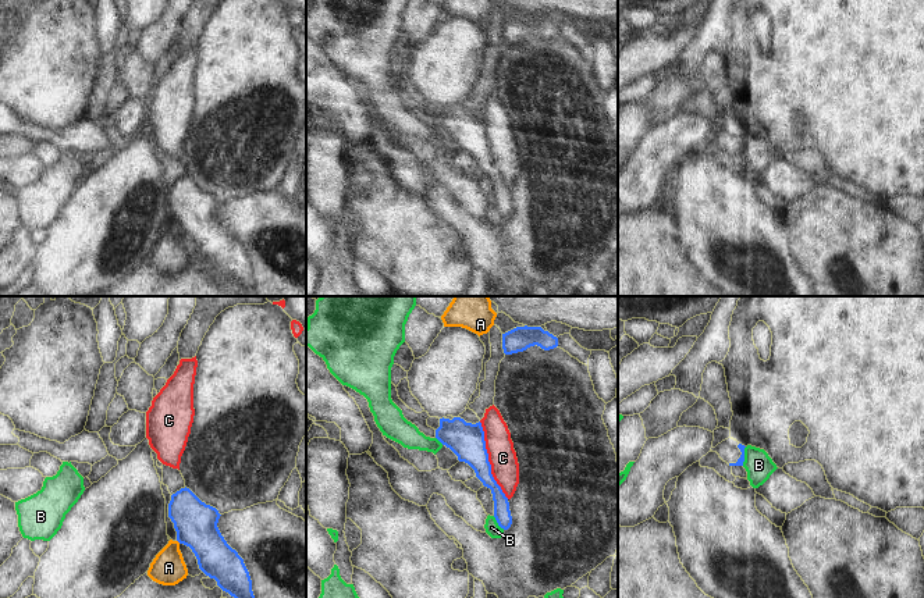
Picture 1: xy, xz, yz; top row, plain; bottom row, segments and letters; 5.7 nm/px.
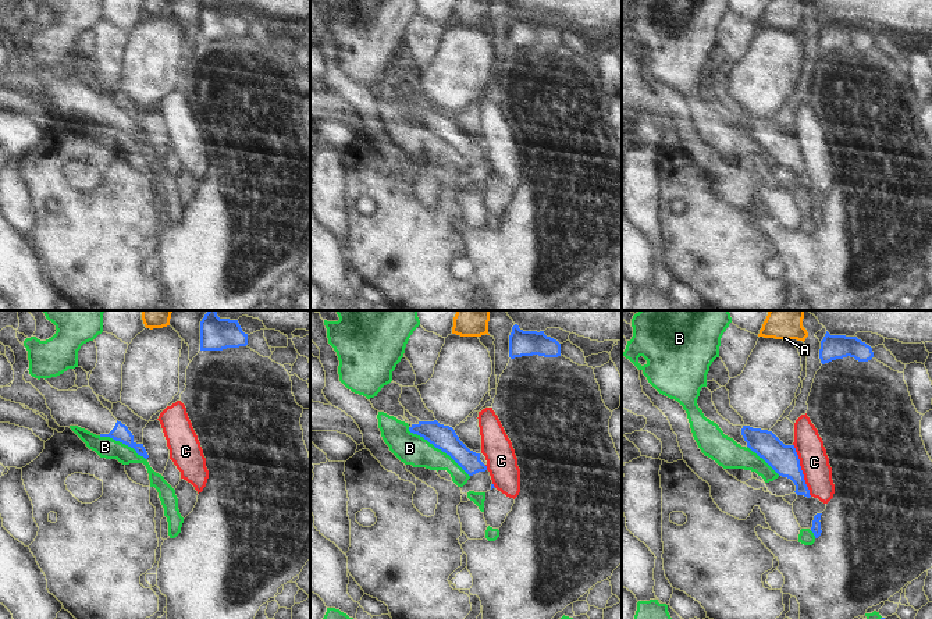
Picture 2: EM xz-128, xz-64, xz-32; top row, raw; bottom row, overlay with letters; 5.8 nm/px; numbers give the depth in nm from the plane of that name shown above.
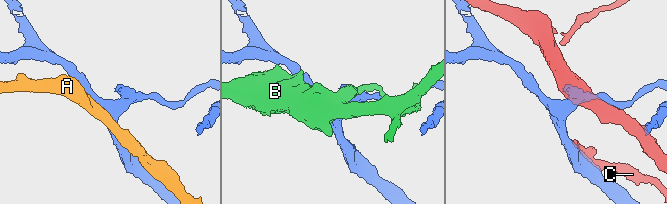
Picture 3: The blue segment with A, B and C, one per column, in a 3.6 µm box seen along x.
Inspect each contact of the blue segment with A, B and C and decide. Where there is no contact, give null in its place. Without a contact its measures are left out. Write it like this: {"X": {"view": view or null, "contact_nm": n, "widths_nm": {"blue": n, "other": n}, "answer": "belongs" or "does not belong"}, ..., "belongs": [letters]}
{"A": {"view": "xy", "contact_nm": 30, "widths_nm": {"blue": 240, "other": 190}, "answer": "does not belong"}, "B": {"view": "yz", "contact_nm": 110, "widths_nm": {"blue": 40, "other": 160}, "answer": "does not belong"}, "C": {"view": "xz", "contact_nm": 480, "widths_nm": {"blue": 200, "other": 160}, "answer": "does not belong"}, "belongs": []}

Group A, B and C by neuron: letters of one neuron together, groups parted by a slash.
A / B / C

